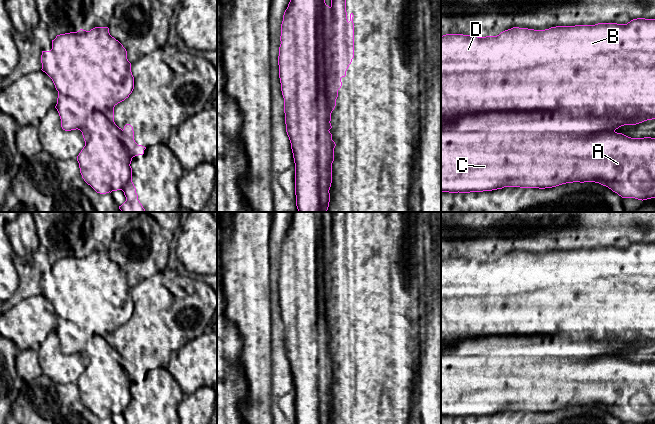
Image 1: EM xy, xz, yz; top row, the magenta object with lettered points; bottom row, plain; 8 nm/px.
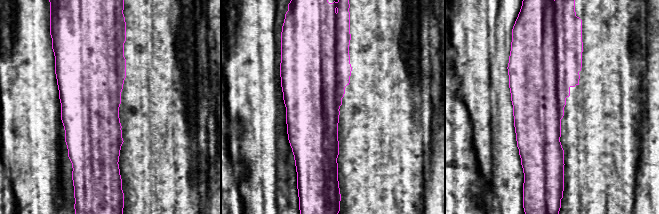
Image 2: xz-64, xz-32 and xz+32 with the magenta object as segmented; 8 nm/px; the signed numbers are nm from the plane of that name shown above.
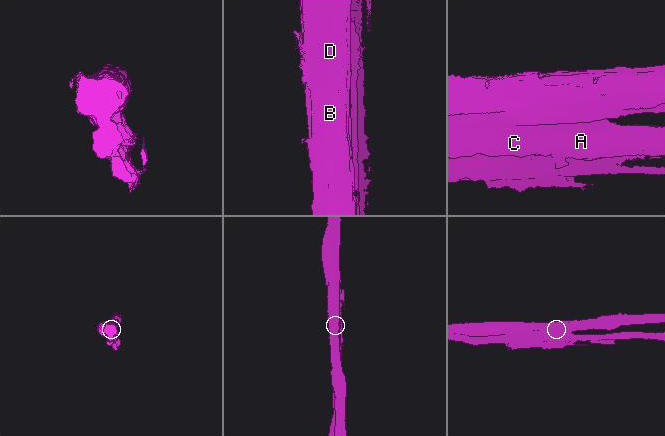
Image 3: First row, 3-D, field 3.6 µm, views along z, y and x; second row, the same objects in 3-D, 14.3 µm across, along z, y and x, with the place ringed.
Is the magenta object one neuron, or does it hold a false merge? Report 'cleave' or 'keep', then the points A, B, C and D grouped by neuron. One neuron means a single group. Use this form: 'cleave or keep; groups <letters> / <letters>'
cleave; groups A C / B D

